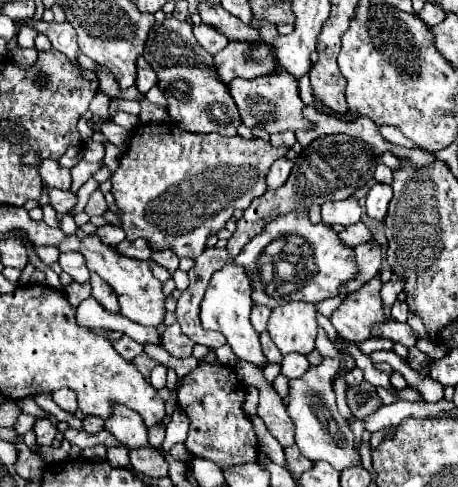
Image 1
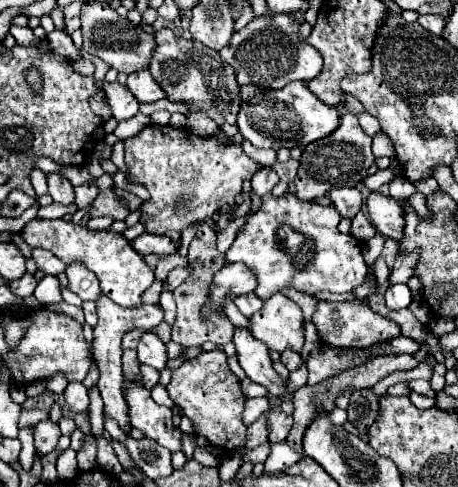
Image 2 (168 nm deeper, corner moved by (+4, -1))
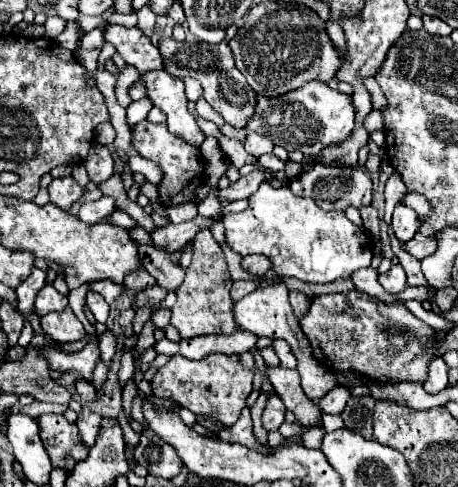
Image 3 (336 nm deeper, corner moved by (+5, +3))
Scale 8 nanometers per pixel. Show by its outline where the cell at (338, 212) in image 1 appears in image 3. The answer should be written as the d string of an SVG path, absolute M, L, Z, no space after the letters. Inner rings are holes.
M315 164L309 172L303 172L299 178L295 178L289 184L291 192L297 196L309 196L313 198L323 210L345 210L349 206L361 208L365 204L371 204L371 178L365 170L353 168L353 170L339 170L337 166L321 166Z

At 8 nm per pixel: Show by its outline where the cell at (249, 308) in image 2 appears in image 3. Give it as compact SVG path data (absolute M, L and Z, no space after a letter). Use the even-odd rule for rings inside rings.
M237 280L237 282L233 282L233 288L231 288L231 298L233 298L233 302L237 302L239 298L243 298L243 296L251 294L253 290L255 290L255 284L253 284L253 282Z

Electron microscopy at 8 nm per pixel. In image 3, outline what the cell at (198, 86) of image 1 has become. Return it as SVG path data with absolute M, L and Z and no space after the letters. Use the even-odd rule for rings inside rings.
M165 38L159 42L159 52L163 56L163 70L173 78L195 78L203 86L205 100L225 118L227 124L235 128L245 128L247 118L255 112L255 92L247 86L243 74L237 70L233 54L227 42L221 44L201 44L201 42L177 42Z

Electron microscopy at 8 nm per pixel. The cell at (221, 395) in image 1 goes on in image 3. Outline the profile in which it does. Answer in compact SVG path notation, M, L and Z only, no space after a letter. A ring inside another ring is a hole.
M209 354L201 360L189 360L183 356L173 356L151 380L153 394L159 398L169 398L183 408L189 408L197 416L207 416L221 422L225 428L233 426L245 406L249 392L253 390L253 374L243 370L239 356Z

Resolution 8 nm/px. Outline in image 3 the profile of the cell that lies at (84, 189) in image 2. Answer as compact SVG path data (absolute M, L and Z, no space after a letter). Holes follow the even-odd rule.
M95 144L83 164L85 164L89 180L93 184L101 184L113 176L113 158L111 158L111 152L107 150L107 146Z

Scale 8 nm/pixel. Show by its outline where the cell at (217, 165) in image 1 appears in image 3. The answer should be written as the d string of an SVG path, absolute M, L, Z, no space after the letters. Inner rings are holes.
M143 120L133 128L131 144L143 158L157 162L157 166L161 168L163 178L157 184L157 194L163 208L171 208L195 200L195 192L203 184L203 172L205 172L205 162L201 160L201 152L197 146L187 144L179 136L173 136L167 130L167 124L151 124L149 120Z

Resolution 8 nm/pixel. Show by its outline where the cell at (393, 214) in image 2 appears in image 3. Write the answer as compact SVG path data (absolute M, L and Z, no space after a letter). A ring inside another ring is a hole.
M395 206L395 212L393 212L393 222L391 222L393 230L395 230L395 236L401 240L401 242L407 242L413 238L413 234L419 230L419 218L417 214L407 208L407 206Z

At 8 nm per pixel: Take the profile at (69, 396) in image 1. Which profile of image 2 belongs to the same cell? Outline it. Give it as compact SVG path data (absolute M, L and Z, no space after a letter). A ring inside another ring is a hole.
M68 382L64 390L64 400L72 412L82 412L88 408L88 390L82 382Z

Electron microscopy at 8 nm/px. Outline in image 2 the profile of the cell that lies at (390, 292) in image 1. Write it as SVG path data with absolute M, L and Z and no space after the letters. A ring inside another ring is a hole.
M418 250L410 252L410 254L398 254L396 256L396 264L392 268L390 274L390 284L398 284L398 282L408 282L414 276L416 270L416 262L418 262Z

